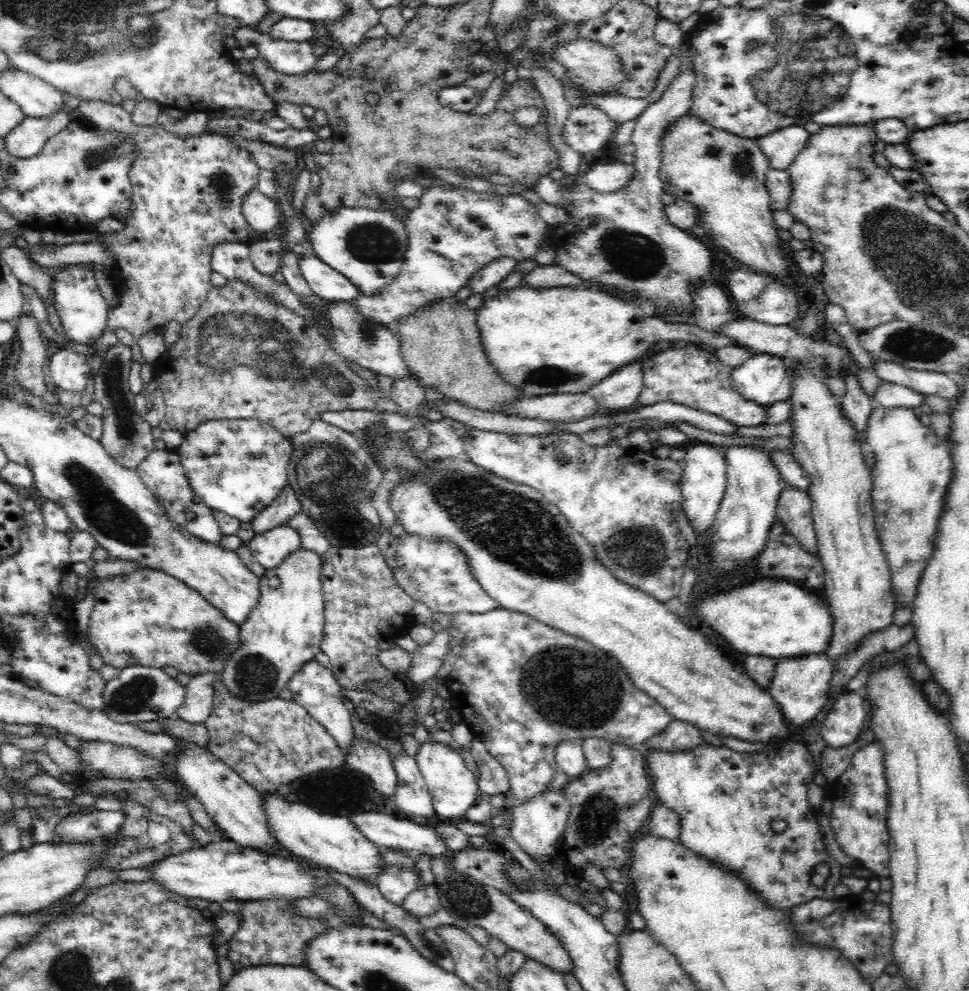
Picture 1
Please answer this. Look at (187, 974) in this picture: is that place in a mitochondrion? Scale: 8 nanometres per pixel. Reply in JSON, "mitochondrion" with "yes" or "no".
{"mitochondrion":"no"}

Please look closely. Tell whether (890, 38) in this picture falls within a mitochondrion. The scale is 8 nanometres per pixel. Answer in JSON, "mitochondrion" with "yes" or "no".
{"mitochondrion":"no"}

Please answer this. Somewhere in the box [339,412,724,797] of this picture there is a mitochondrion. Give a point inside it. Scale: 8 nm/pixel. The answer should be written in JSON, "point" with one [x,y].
{"point":[516,529]}

